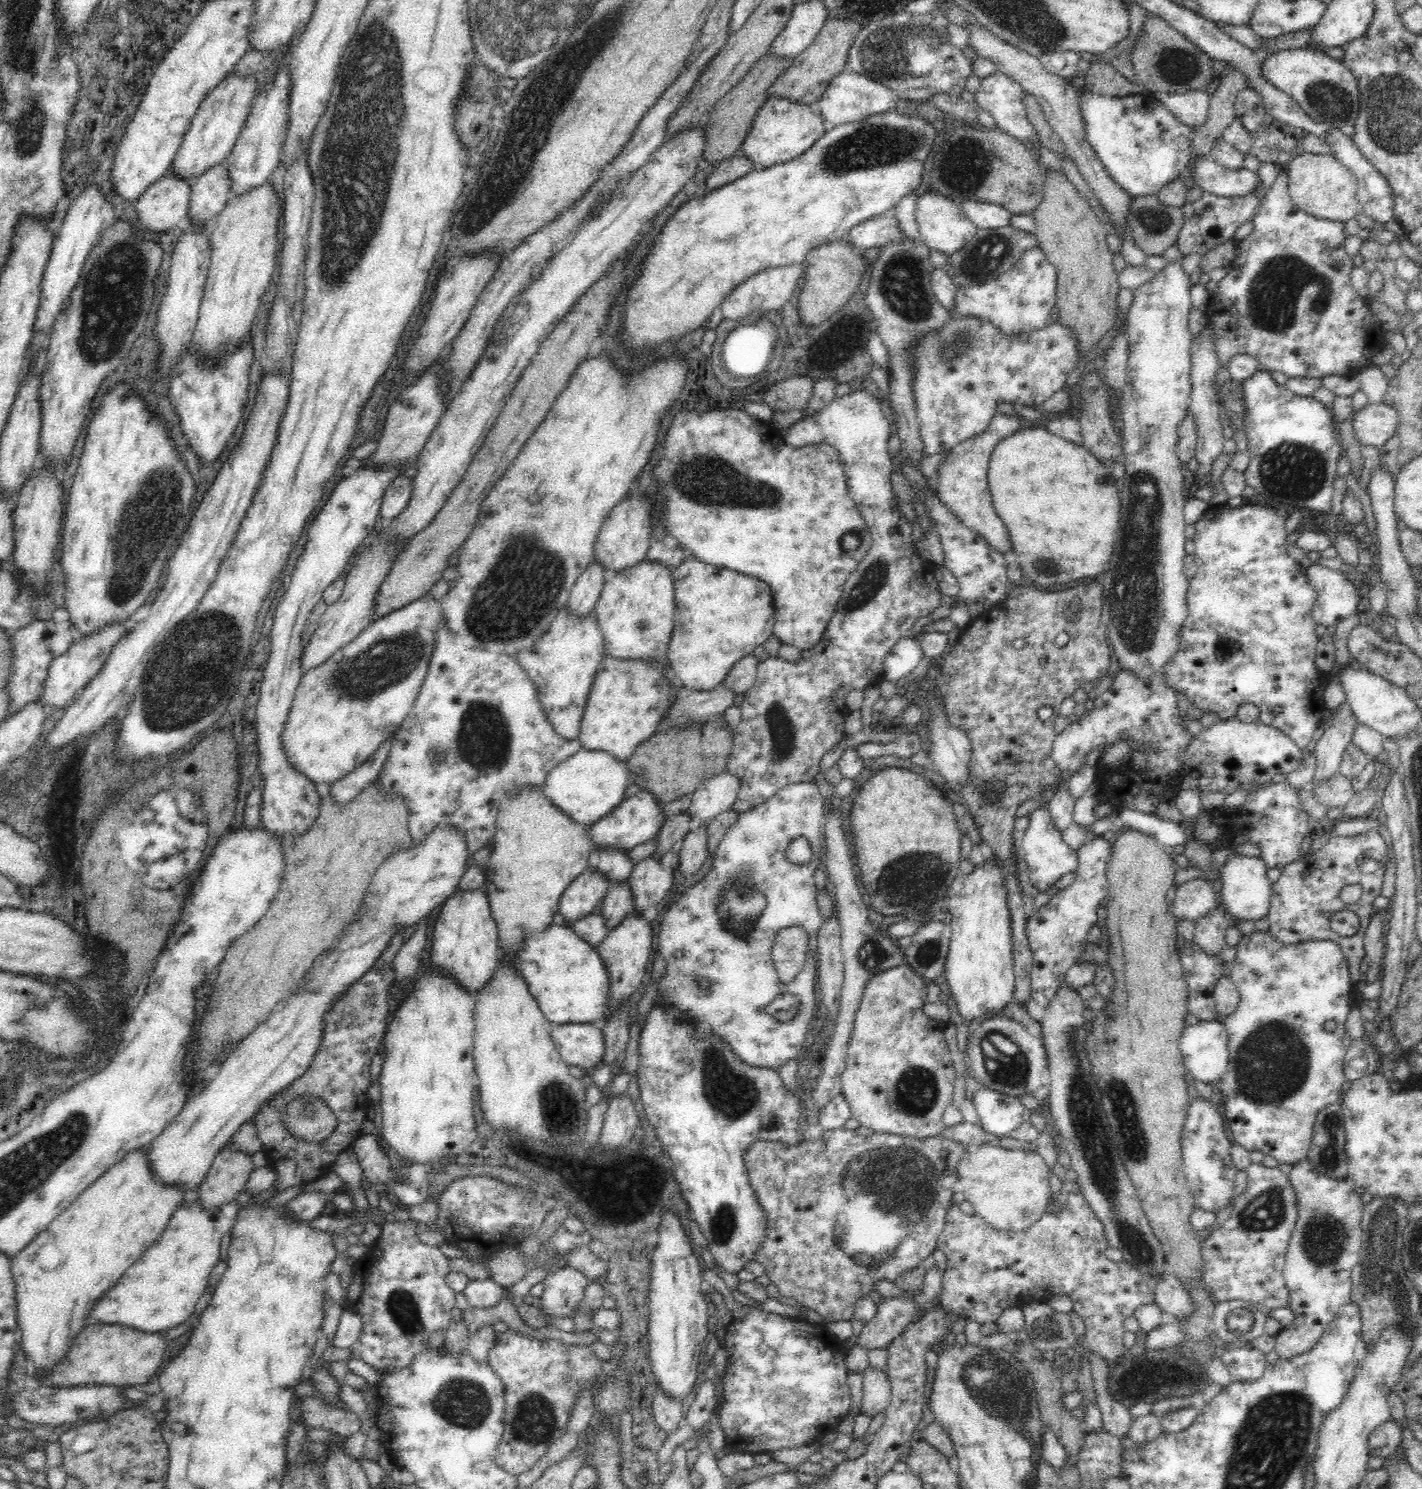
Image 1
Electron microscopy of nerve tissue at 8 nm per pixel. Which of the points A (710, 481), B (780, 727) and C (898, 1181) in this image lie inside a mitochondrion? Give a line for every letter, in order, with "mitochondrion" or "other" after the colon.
A: mitochondrion
B: mitochondrion
C: mitochondrion

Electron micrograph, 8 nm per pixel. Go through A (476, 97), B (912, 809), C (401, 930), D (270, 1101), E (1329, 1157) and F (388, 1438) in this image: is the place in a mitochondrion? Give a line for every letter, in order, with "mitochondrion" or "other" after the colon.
A: mitochondrion
B: other
C: other
D: other
E: mitochondrion
F: other

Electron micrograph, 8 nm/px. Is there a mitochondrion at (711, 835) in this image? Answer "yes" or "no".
no

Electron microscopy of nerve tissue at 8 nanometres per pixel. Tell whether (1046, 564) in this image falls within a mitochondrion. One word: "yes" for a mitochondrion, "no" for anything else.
yes

